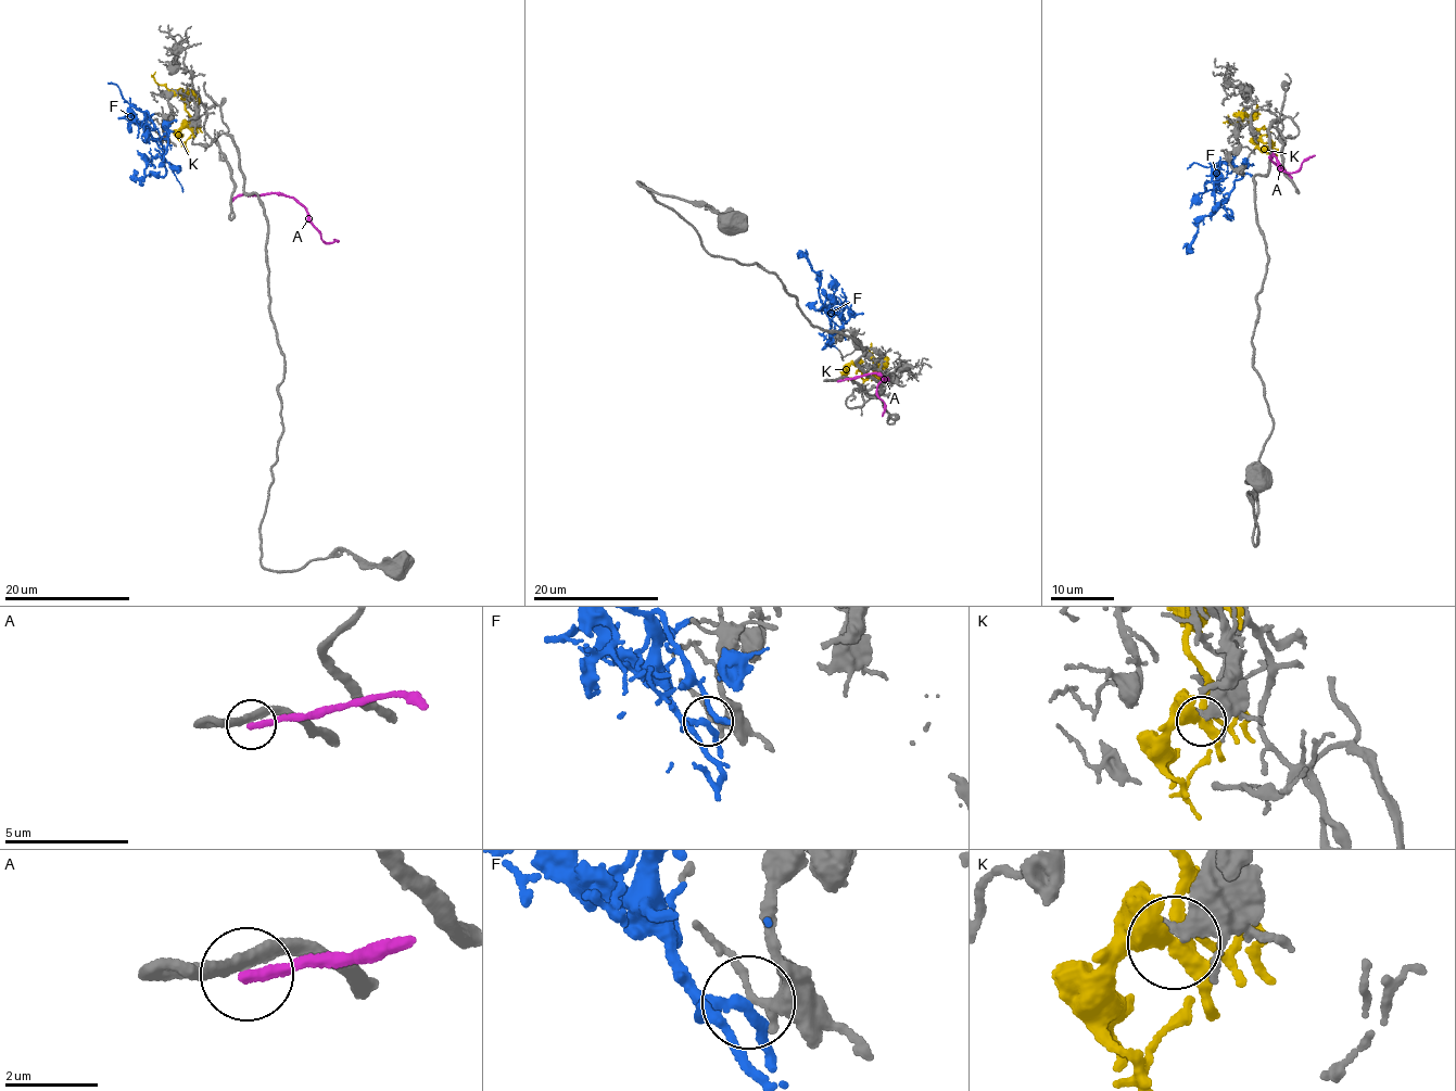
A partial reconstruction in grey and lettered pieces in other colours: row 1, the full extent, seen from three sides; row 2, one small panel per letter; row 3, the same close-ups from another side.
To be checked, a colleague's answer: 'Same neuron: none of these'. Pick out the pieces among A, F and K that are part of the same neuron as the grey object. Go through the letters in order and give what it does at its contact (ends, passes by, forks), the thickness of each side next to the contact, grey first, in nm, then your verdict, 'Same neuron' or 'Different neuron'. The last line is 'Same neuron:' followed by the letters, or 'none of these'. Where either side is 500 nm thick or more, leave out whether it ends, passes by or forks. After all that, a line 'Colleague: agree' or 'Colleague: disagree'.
A: It ends there. Thickness 280 nm (grey) against 260 nm. Different neuron
F: It forks there. Thickness 240 nm (grey) against 190 nm. Different neuron
K: It forks there. Thickness 380 nm (grey) against 360 nm. Different neuron
Same neuron: none of these
Colleague: agree

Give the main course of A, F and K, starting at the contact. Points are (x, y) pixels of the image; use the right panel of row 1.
A: (1291, 178), (1269, 159), (1273, 153), (1278, 166), (1283, 170), (1300, 170), (1315, 155)
F: (1242, 172), (1226, 199), (1220, 200), (1211, 215), (1199, 221), (1199, 229), (1188, 248), (1184, 243)
K: (1257, 140), (1258, 131), (1250, 127), (1250, 122), (1245, 117), (1230, 124), (1228, 114)

